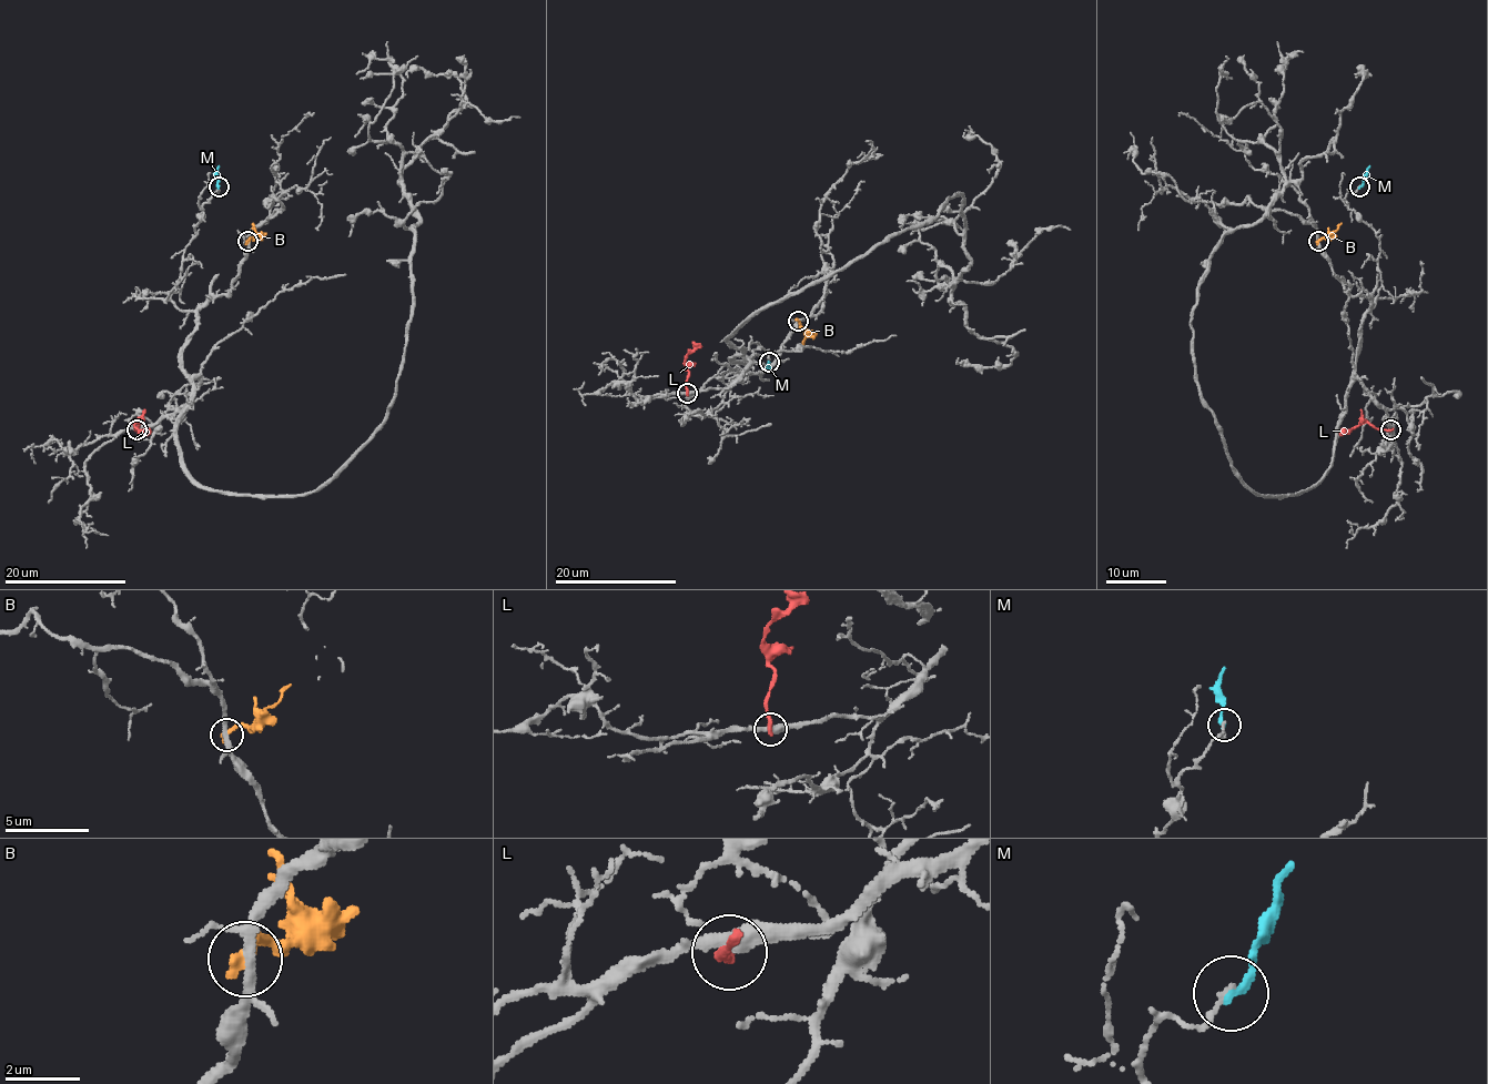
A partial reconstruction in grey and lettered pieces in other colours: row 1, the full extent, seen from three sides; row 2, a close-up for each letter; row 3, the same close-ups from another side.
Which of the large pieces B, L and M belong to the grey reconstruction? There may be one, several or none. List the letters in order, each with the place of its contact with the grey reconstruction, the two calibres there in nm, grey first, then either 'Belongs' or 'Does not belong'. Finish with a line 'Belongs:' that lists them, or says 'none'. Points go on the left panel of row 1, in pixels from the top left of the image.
B: Touches grey at (248, 241). Thickness 240 nm (grey) against 320 nm. Does not belong
L: Touches grey at (137, 429). Thickness 400 nm (grey) against 260 nm. Does not belong
M: Touches grey at (219, 186). Thickness 150 nm (grey) against 240 nm. Does not belong
Belongs: none

